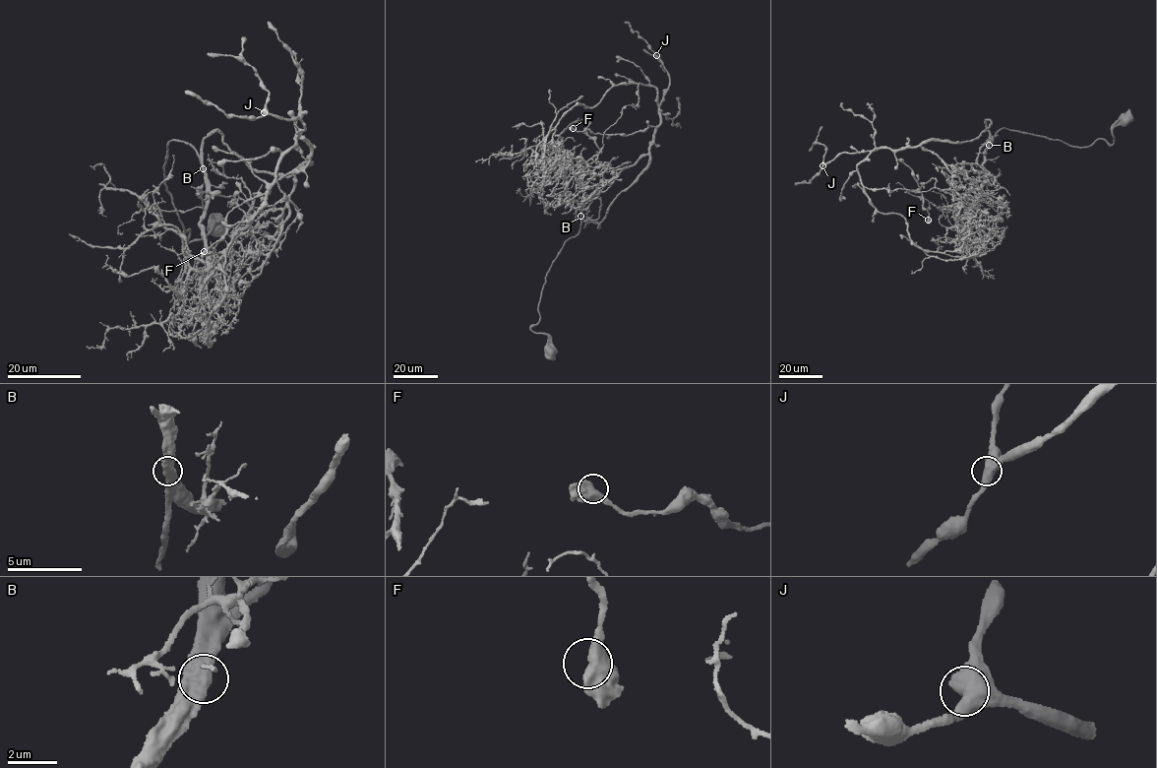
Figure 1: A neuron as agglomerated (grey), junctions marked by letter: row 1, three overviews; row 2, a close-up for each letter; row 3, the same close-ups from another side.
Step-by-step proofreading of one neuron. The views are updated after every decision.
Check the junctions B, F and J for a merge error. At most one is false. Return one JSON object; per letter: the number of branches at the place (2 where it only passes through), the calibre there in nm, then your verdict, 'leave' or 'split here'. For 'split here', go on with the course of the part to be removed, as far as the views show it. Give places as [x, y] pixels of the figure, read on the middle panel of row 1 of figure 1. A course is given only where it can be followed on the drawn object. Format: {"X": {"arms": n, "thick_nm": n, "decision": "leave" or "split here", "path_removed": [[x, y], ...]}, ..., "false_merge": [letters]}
{"B": {"arms": 2, "thick_nm": 600, "decision": "leave"}, "F": {"arms": 2, "thick_nm": 550, "decision": "leave"}, "J": {"arms": 2, "thick_nm": 600, "decision": "leave"}, "false_merge": []}

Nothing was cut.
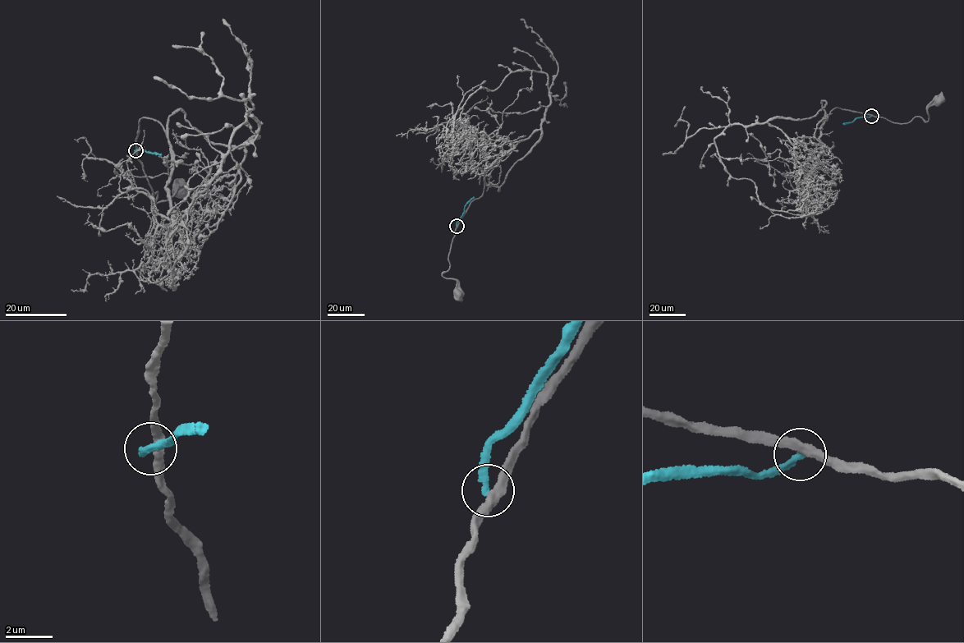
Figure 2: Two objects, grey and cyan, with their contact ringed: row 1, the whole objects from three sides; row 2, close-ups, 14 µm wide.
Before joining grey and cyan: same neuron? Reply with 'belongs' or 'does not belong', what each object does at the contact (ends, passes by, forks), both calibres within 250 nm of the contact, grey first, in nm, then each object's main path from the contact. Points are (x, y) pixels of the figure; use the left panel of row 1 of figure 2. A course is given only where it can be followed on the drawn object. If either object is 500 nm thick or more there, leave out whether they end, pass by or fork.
does not belong; grey passes by; cyan ends there; 320 nm thick on the grey side, 300 nm on the other; grey runs (135, 150), (154, 195), (158, 194), (153, 205), (175, 195), (177, 188), (181, 190); cyan runs (135, 150), (139, 147), (161, 154)

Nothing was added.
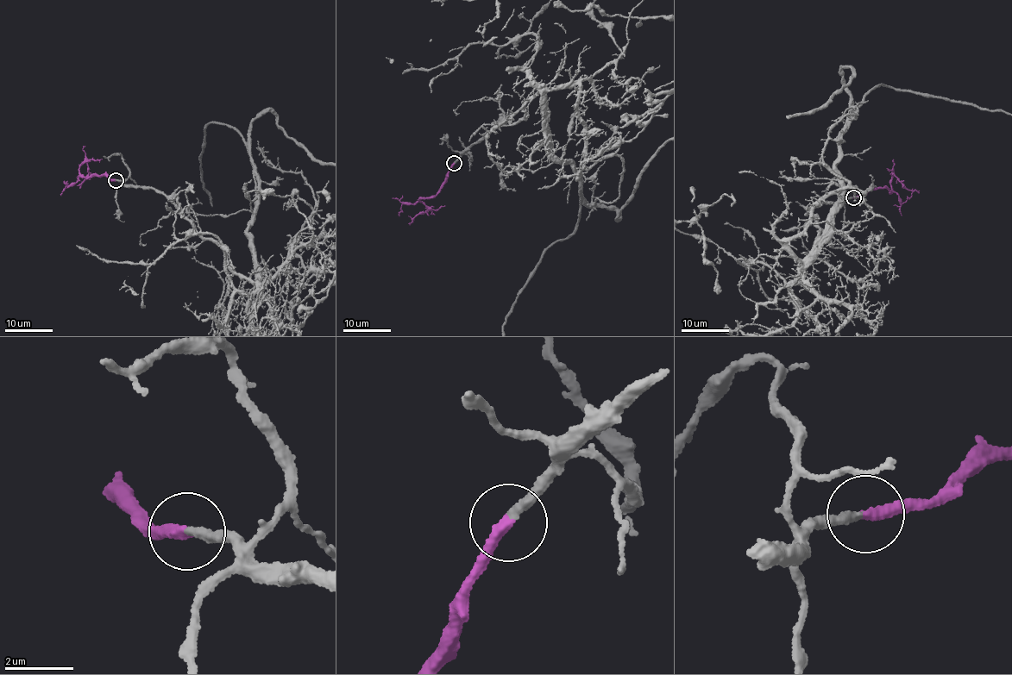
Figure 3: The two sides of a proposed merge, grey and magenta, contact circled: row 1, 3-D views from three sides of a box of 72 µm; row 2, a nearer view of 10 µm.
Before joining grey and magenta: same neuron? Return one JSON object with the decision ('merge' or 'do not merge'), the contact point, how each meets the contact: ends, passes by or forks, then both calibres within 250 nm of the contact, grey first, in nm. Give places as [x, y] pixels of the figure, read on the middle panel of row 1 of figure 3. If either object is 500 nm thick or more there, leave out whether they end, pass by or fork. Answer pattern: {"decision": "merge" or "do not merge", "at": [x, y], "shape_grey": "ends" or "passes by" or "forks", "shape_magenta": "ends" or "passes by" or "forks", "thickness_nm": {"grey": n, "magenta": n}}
{"decision": "merge", "at": [454, 163], "shape_grey": "ends", "shape_magenta": "ends", "thickness_nm": {"grey": 280, "magenta": 340}}

